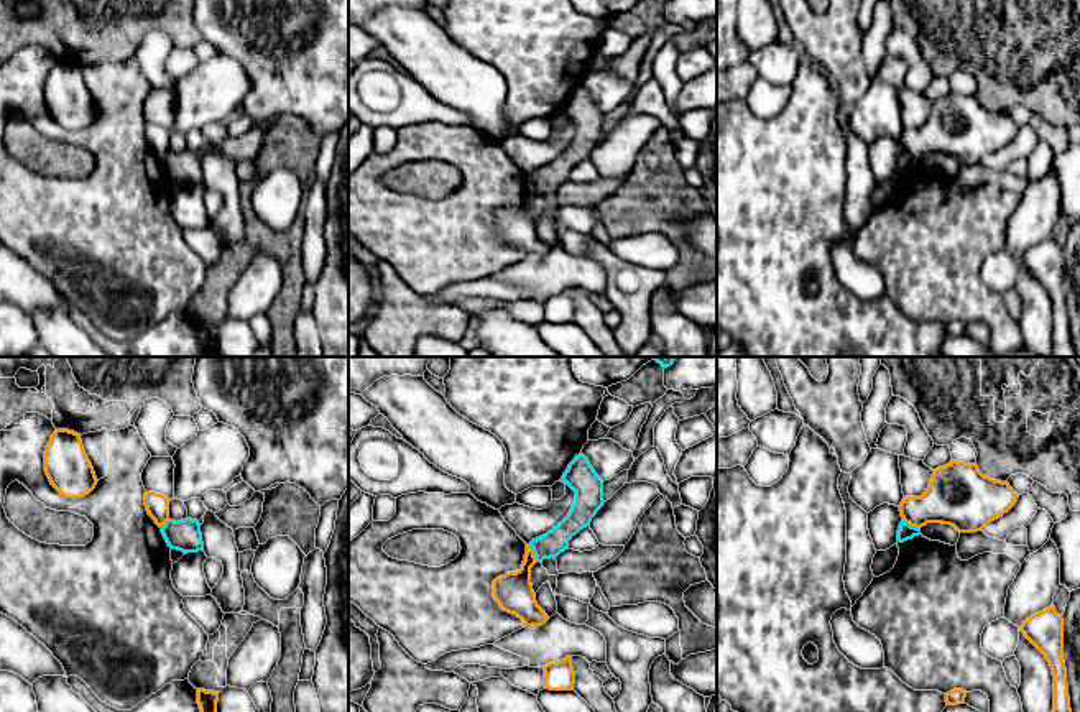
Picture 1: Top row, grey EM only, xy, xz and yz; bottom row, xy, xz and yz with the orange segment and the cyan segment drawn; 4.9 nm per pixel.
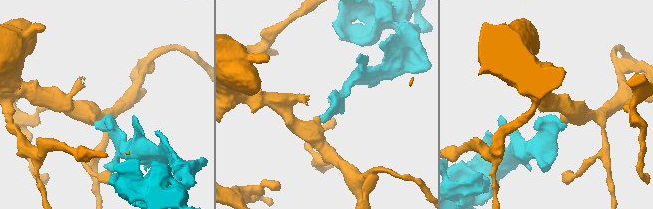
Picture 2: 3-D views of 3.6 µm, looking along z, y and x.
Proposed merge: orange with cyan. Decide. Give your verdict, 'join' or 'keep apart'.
keep apart

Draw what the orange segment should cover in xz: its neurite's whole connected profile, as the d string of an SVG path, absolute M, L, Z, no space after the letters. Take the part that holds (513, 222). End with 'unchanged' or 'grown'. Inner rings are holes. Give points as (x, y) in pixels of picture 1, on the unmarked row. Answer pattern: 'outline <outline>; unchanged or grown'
outline M526 176L524 192L516 204L506 204L493 212L493 229L500 238L516 247L526 258L541 258L549 248L538 237L531 215L531 199L536 196L534 183Z; unchanged

